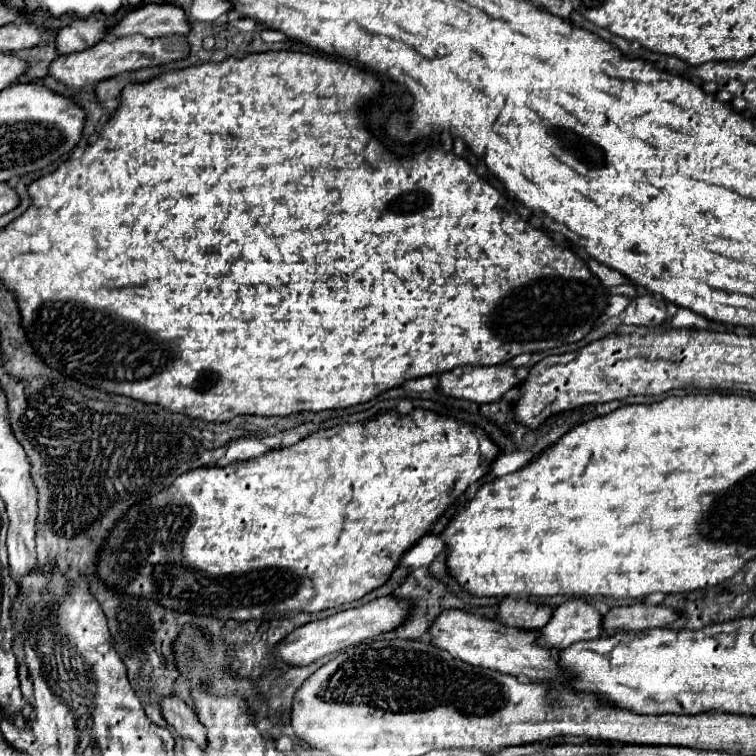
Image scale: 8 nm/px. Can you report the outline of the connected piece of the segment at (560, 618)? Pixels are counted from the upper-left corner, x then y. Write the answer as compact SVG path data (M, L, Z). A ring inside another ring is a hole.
M570 599L552 611L550 621L536 639L542 647L564 649L578 641L600 637L600 613L586 599Z

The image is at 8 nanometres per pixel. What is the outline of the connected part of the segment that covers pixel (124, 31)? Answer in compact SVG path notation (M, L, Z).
M148 3L136 9L130 9L122 21L108 29L108 39L118 39L126 35L144 35L148 39L164 35L186 35L190 21L186 13L170 3Z

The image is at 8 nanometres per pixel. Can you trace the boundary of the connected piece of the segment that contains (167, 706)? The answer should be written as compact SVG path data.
M172 695L162 699L162 715L180 737L192 739L202 751L206 751L206 731L200 723L196 723L196 713L180 697Z

